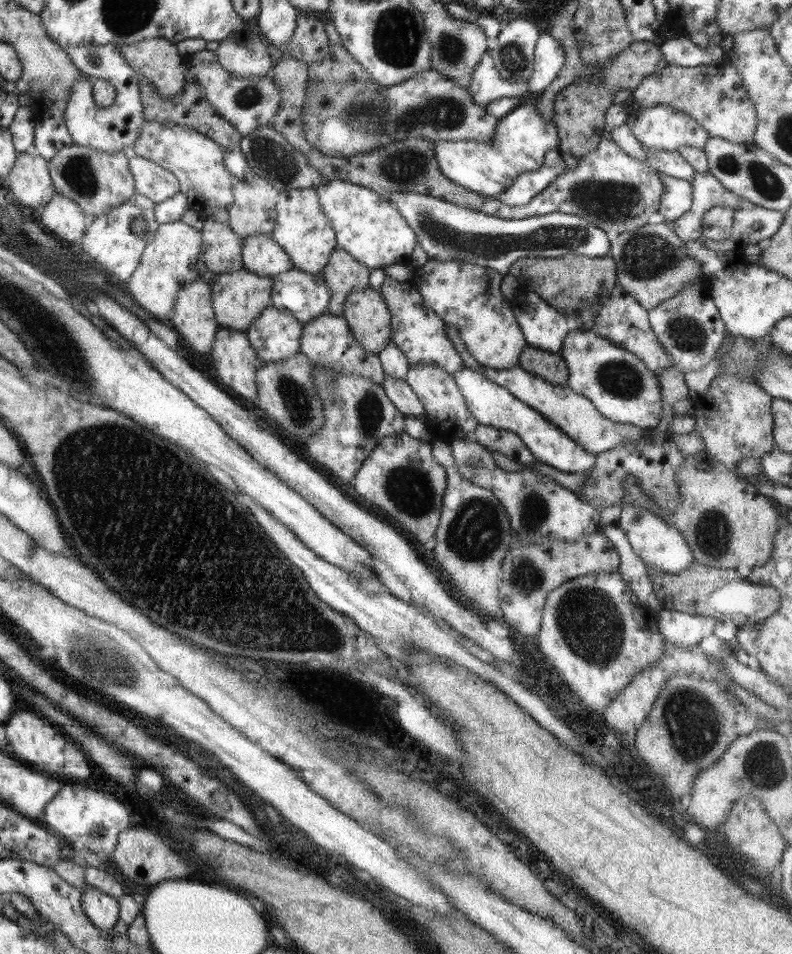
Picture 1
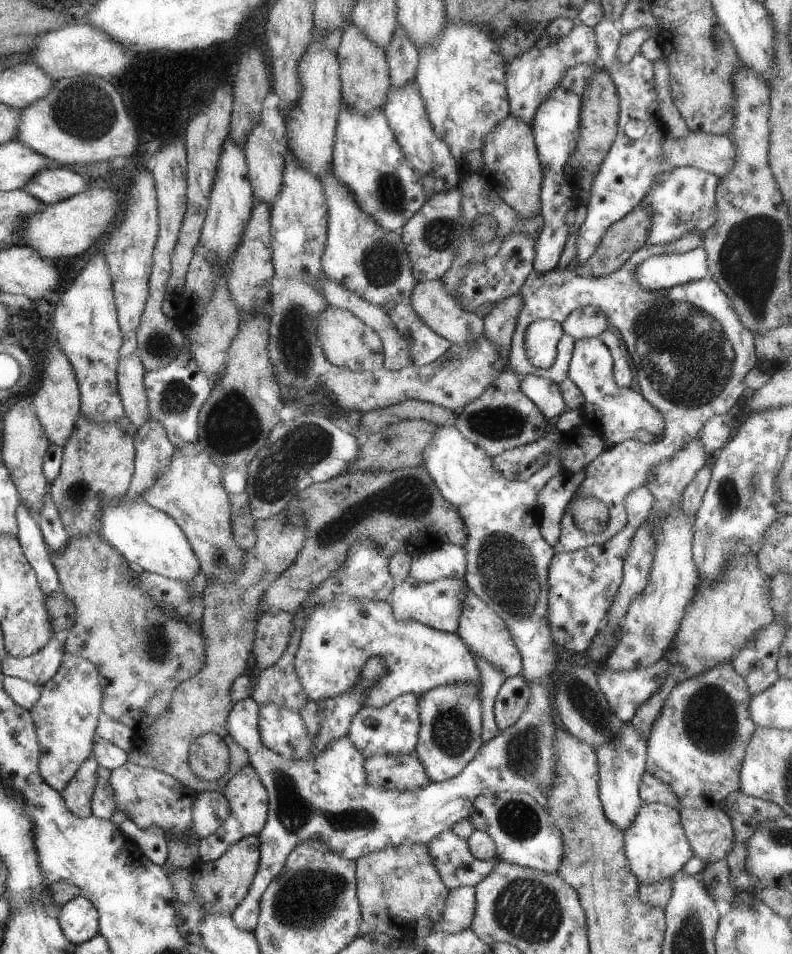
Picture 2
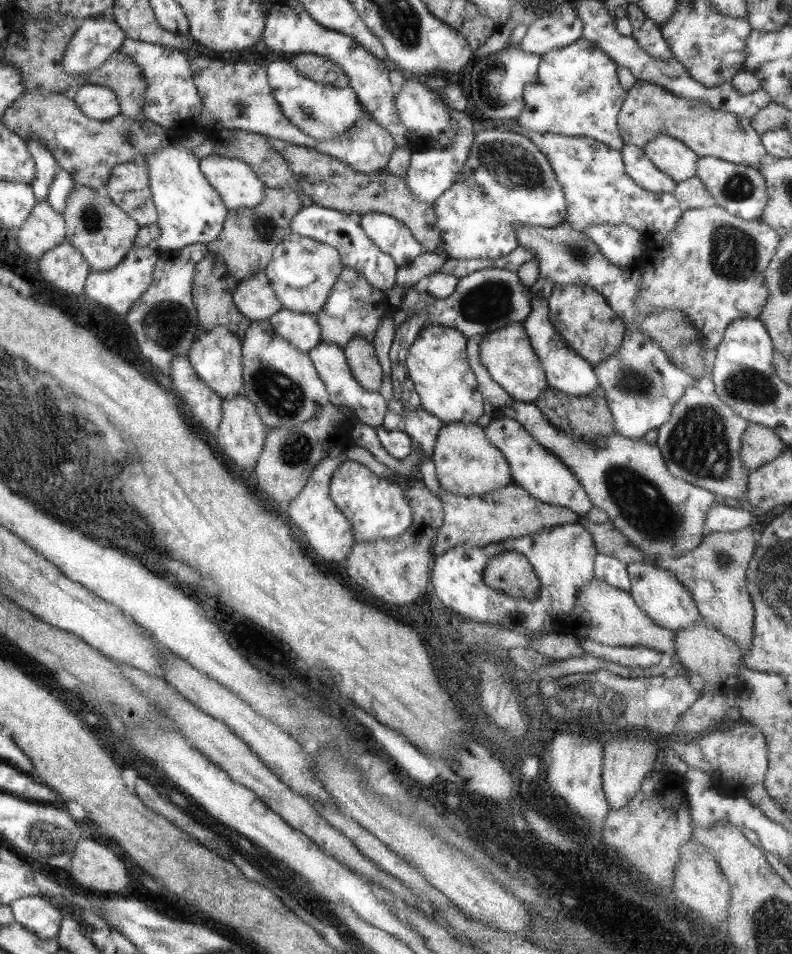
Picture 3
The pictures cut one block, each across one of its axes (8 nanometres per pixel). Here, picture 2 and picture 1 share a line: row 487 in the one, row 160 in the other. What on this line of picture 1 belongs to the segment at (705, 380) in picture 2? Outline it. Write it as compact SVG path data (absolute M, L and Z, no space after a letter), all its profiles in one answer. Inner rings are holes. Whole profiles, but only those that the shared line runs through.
M605 130L605 132L600 134L597 147L587 153L587 155L578 158L573 170L559 174L556 180L553 180L541 190L540 194L535 194L533 198L529 198L529 202L525 206L505 206L499 200L495 200L494 197L487 197L479 206L478 211L487 214L487 216L495 216L503 220L543 216L552 212L572 214L606 232L608 239L612 242L622 232L635 231L647 223L649 215L658 211L657 206L659 206L661 192L663 192L663 185L661 185L657 173L649 165L645 165L645 163L641 163L641 161L637 161L631 155L621 151L615 145L615 142L609 140L609 132Z

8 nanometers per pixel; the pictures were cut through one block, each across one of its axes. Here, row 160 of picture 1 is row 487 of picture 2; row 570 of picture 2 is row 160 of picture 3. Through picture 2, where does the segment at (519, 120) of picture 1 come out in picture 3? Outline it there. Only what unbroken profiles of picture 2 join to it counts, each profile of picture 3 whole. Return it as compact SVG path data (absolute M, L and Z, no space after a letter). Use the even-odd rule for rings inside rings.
M495 128L478 131L468 148L461 173L464 178L455 181L439 198L432 202L435 227L439 231L441 249L448 259L495 261L518 248L515 226L552 228L560 225L566 216L564 196L543 153L528 139L510 130Z

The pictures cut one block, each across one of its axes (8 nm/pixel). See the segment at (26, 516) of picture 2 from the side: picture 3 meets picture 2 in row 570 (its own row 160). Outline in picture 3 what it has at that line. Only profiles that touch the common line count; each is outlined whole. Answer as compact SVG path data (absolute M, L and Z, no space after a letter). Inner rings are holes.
M35 139L28 140L31 158L34 158L35 176L30 182L36 200L46 200L49 187L51 186L54 174L58 166L53 155L47 150L47 147Z

